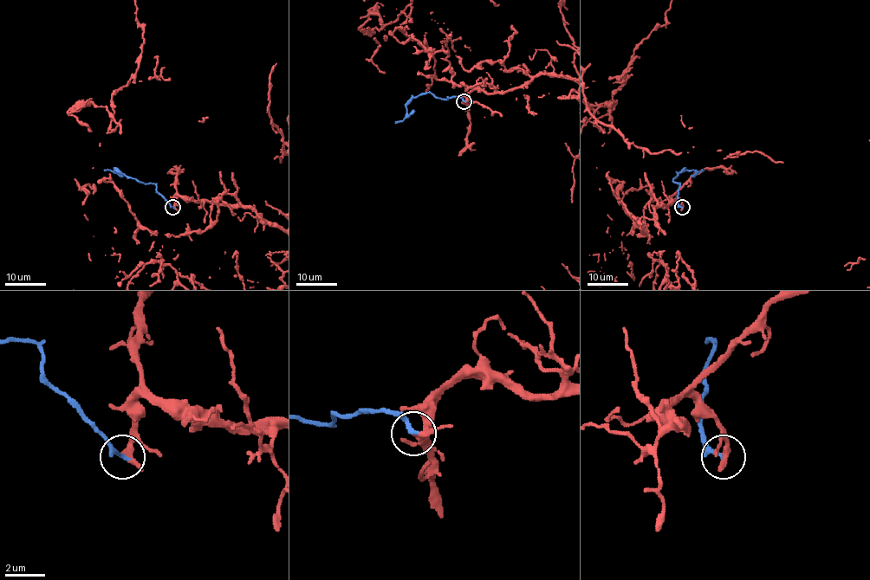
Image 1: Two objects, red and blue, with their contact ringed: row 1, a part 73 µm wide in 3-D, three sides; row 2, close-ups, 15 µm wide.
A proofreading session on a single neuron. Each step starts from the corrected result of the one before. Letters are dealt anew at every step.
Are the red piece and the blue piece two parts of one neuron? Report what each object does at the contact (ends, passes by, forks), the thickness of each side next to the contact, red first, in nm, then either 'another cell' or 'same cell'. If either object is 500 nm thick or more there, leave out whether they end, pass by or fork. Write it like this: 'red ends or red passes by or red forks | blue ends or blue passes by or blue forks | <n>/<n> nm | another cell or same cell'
red passes by | blue ends | 240/200 nm | same cell

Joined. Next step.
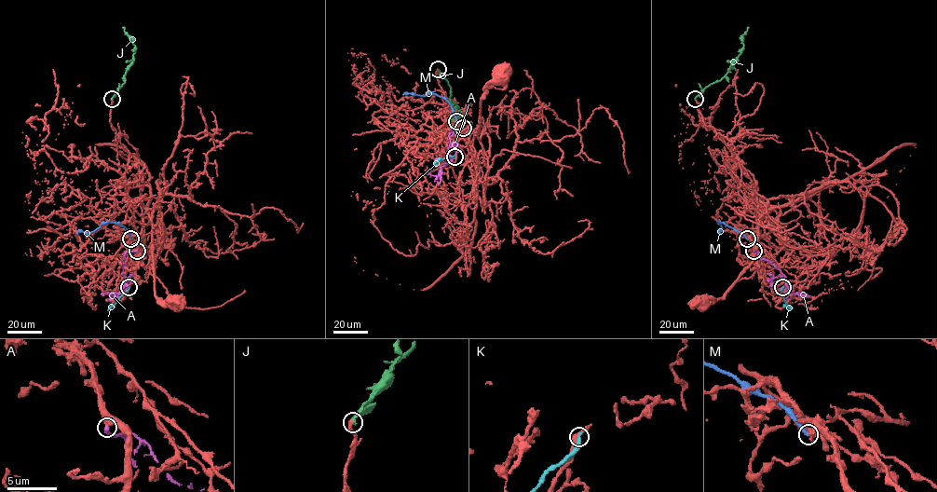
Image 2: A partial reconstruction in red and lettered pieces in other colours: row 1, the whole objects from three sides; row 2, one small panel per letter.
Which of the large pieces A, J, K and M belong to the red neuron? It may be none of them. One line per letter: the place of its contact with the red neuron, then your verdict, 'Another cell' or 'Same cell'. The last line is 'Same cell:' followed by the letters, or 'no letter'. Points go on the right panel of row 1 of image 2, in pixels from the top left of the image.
A: Touches red at (753, 251). Another cell
J: Touches red at (695, 99). Another cell
K: Touches red at (782, 287). Another cell
M: Touches red at (747, 239). Another cell
Same cell: no letter

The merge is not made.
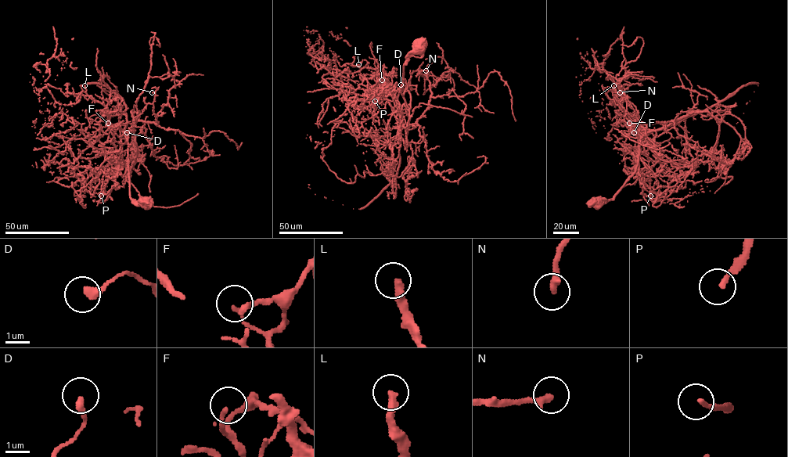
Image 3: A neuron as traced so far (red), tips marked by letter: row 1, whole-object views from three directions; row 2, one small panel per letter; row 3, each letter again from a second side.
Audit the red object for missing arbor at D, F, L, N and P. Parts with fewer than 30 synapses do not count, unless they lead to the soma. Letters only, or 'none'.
L, P

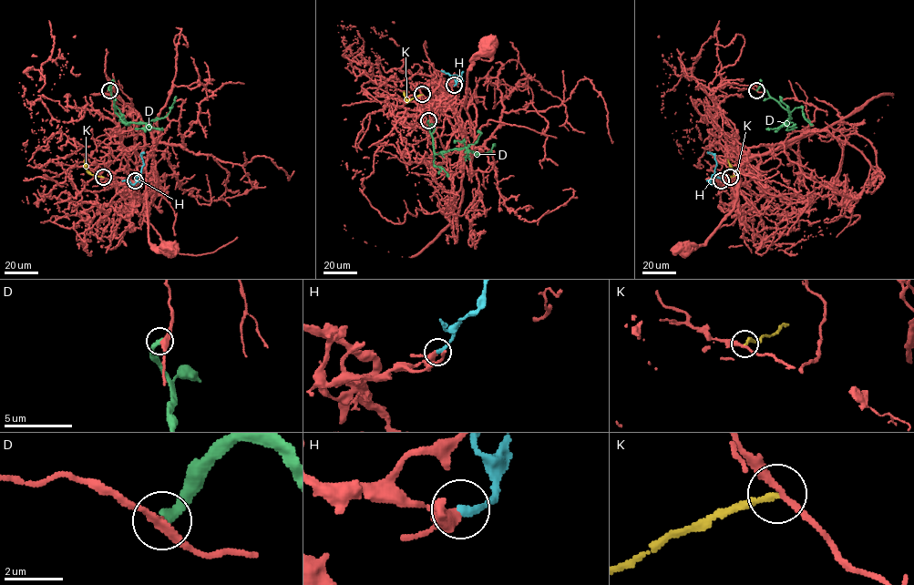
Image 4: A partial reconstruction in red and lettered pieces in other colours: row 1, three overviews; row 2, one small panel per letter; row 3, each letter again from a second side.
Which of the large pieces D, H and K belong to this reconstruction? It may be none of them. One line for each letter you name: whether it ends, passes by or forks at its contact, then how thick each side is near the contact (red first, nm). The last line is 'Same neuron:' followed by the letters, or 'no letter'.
H: it ends | 320/260 nm
Same neuron: H

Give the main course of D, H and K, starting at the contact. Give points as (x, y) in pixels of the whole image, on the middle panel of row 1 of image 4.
D: (428, 120), (436, 154), (465, 148), (486, 153), (495, 143)
H: (454, 85), (461, 75), (451, 76), (441, 70)
K: (422, 94), (407, 100), (404, 91)

